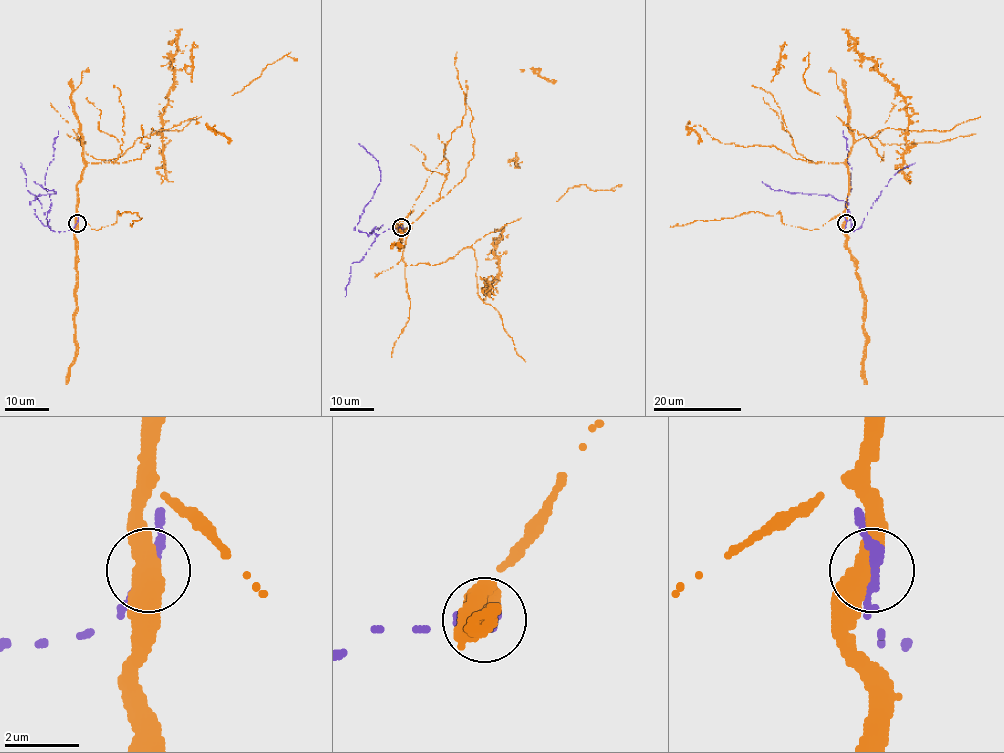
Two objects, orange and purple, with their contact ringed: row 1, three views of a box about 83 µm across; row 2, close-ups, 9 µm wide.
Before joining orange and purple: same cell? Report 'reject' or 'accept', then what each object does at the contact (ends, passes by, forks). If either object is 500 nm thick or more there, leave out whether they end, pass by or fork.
accept | orange passes by | purple passes by

